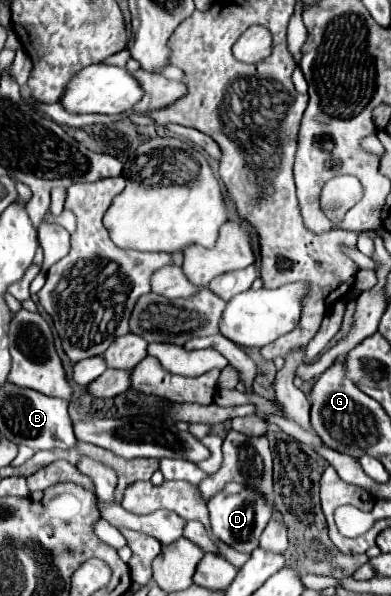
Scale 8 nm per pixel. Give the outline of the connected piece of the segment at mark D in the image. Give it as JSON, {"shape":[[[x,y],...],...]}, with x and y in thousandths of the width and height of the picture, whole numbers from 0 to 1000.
{"shape":[[[598,807],[583,810],[558,831],[547,831],[532,841],[532,857],[537,857],[547,898],[563,908],[583,911],[588,918],[598,918],[604,924],[619,924],[619,928],[645,928],[660,918],[665,898],[696,867],[696,851],[670,827],[660,827],[655,820],[645,820],[634,814],[598,810]]]}

